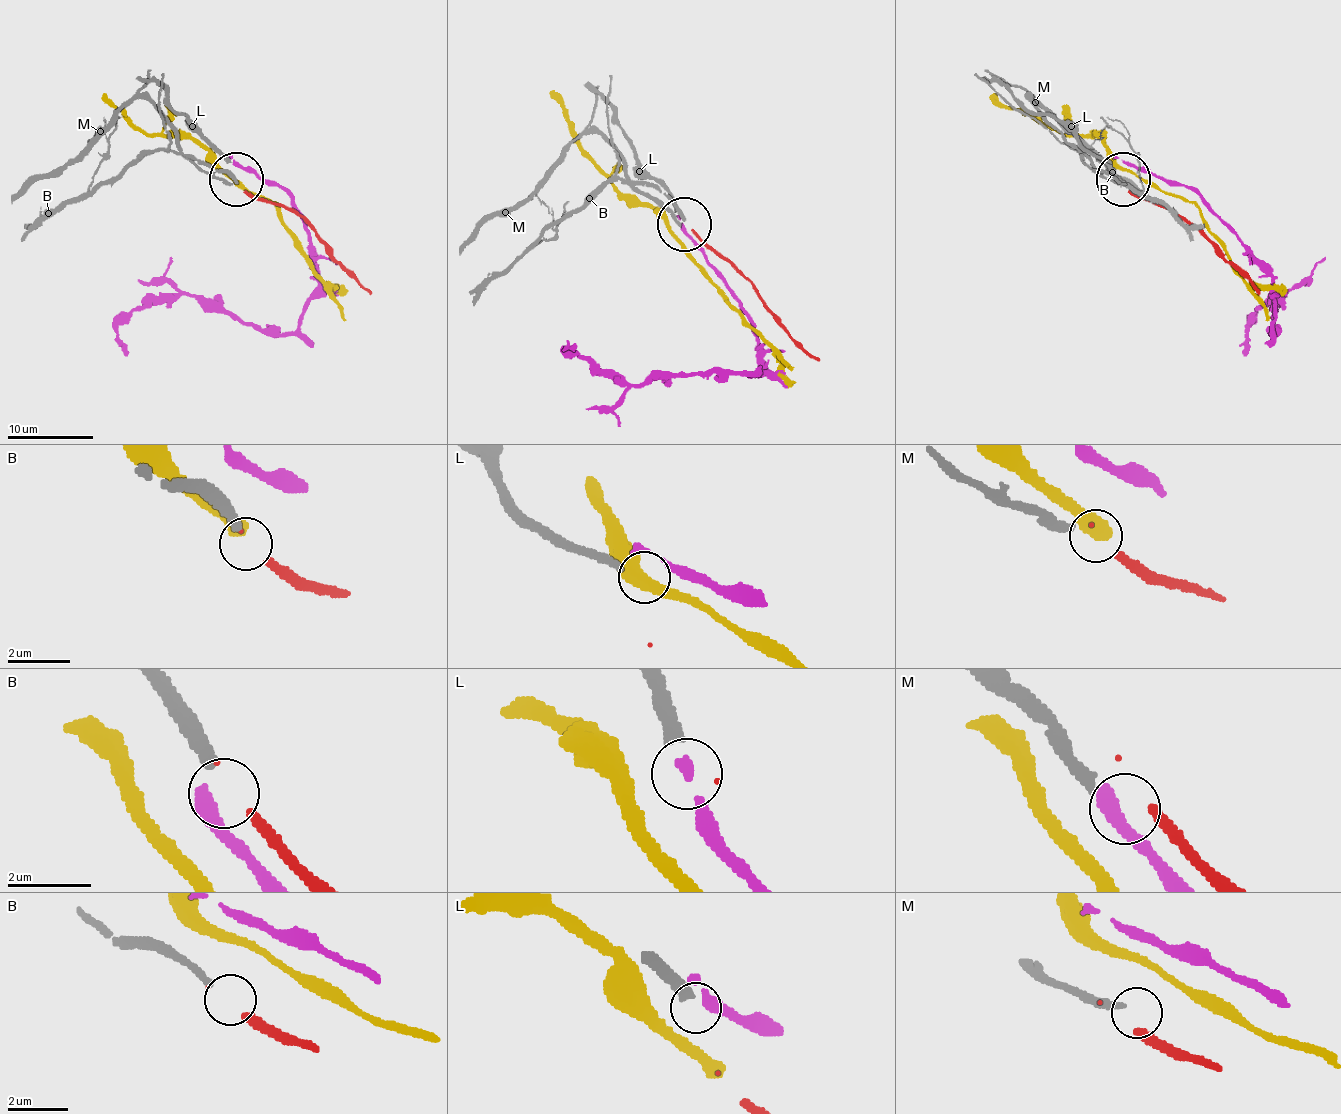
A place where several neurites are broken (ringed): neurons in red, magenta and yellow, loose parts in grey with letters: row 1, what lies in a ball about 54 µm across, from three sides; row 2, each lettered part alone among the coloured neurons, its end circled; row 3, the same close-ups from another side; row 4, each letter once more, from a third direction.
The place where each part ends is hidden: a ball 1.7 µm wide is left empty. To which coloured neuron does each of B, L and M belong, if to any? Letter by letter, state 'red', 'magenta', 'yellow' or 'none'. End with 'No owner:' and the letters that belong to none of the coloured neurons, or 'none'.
B: red
L: none
M: none
No owner: L, M

